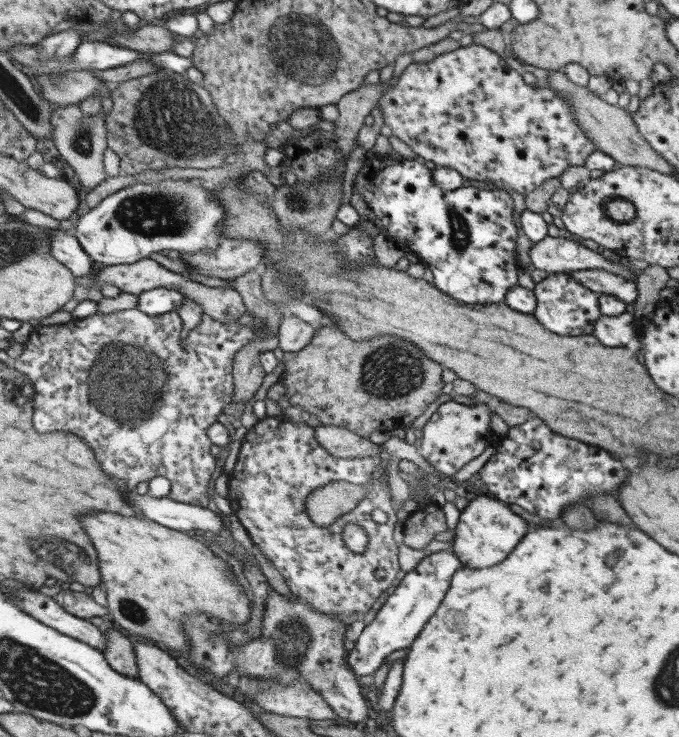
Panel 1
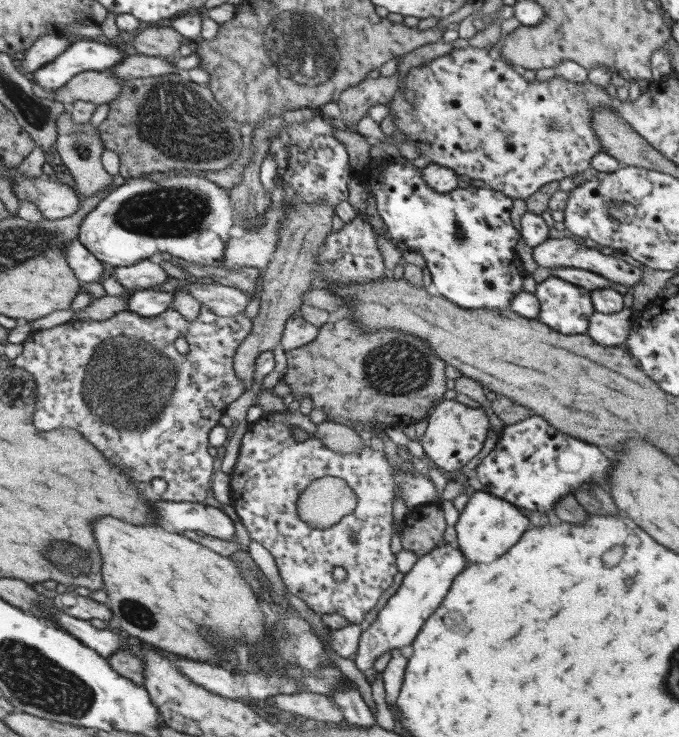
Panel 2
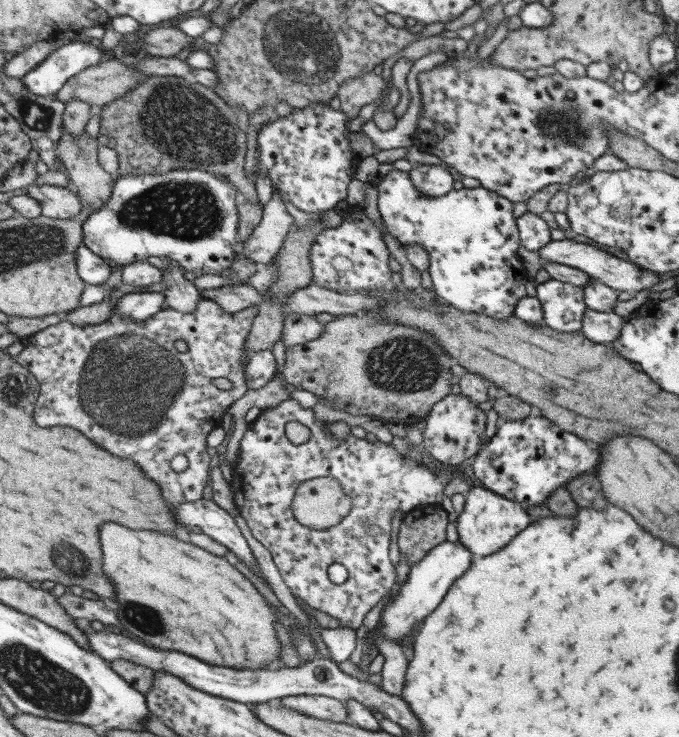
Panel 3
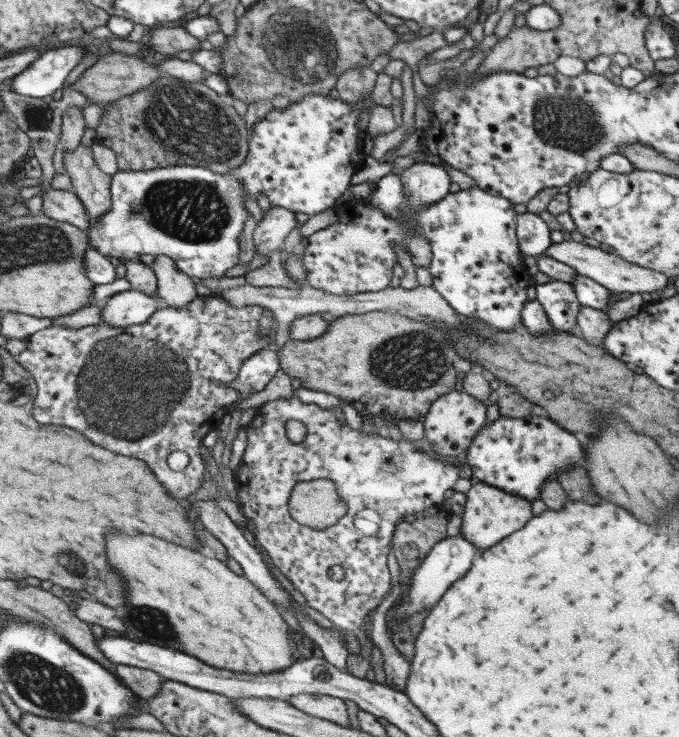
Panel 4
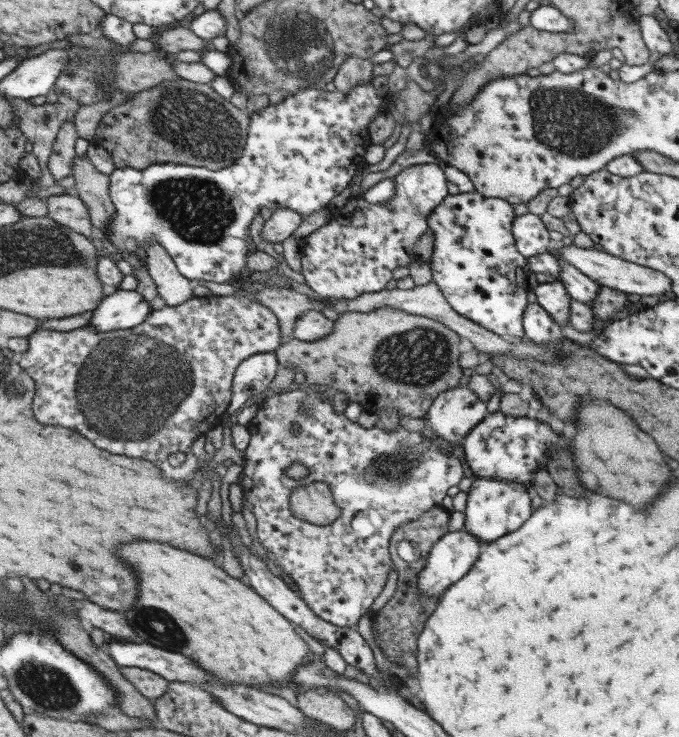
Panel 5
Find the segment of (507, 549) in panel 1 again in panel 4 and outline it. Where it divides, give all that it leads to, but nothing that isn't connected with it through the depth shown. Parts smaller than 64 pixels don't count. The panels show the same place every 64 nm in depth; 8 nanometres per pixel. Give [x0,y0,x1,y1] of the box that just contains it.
[459,482,532,550]

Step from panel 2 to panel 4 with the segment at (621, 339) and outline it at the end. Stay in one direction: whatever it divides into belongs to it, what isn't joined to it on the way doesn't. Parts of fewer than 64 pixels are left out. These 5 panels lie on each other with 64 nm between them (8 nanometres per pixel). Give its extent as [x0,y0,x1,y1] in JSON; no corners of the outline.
[570,305,612,343]

